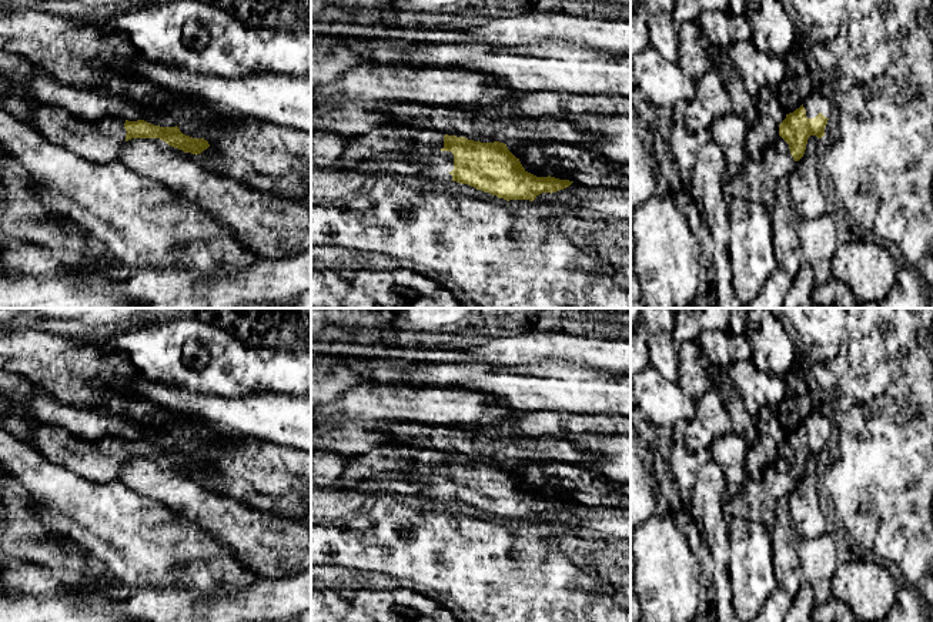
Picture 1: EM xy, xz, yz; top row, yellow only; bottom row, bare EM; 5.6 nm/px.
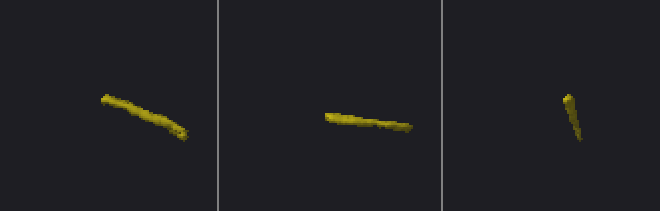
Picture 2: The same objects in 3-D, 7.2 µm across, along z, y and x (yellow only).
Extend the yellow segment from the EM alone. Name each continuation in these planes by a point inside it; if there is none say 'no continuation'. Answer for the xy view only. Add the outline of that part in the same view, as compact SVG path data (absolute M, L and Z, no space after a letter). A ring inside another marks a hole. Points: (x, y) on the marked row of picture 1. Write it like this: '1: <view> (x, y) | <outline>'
1: xy (100, 141) | M31 98L24 100L30 103L31 110L29 124L49 141L56 143L91 163L108 164L118 161L121 146L124 144L127 134L124 117L88 121L77 117L67 108L39 104Z

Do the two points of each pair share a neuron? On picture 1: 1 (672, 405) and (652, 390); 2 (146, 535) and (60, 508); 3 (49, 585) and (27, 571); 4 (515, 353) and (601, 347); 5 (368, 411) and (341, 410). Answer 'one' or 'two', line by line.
1: one
2: one
3: one
4: one
5: one

